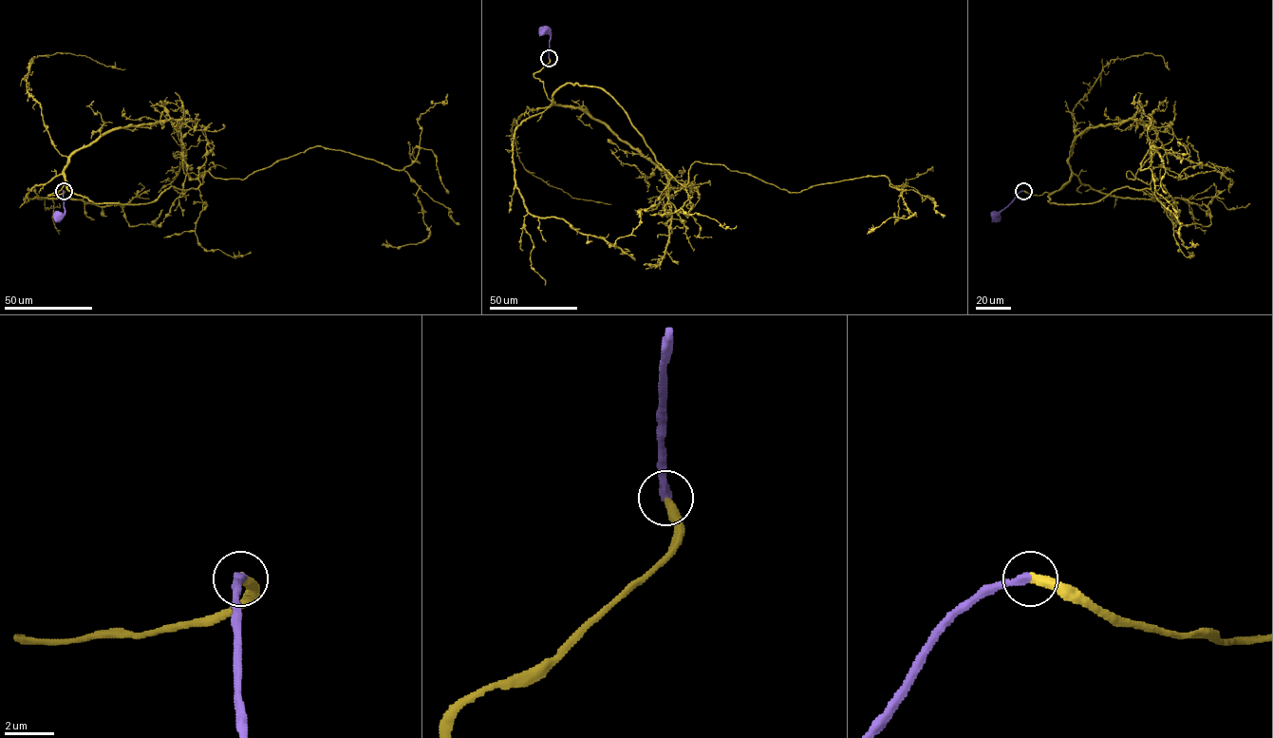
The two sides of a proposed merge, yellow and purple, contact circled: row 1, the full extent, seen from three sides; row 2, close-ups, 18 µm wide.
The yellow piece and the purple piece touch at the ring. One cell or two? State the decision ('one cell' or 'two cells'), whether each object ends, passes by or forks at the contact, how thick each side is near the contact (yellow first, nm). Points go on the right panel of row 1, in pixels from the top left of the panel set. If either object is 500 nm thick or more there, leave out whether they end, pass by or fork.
one cell | yellow ends | purple ends | 360/360 nm

